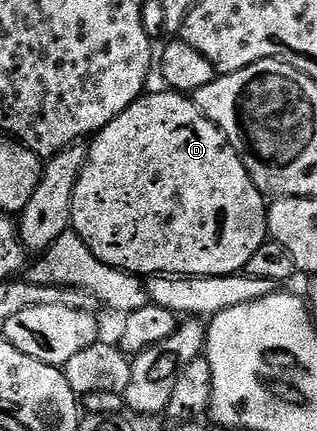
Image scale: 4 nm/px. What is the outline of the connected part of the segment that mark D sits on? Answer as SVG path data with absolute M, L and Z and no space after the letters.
M159 89L151 95L145 93L127 107L110 125L96 132L88 147L88 160L78 177L78 185L74 189L74 201L72 202L71 230L77 231L86 241L86 245L106 265L117 267L119 271L130 271L141 277L154 275L235 275L247 268L250 257L258 250L268 233L268 209L266 197L254 185L246 165L242 165L240 154L228 144L228 138L221 133L202 113L202 109L196 104L195 98L179 91Z

